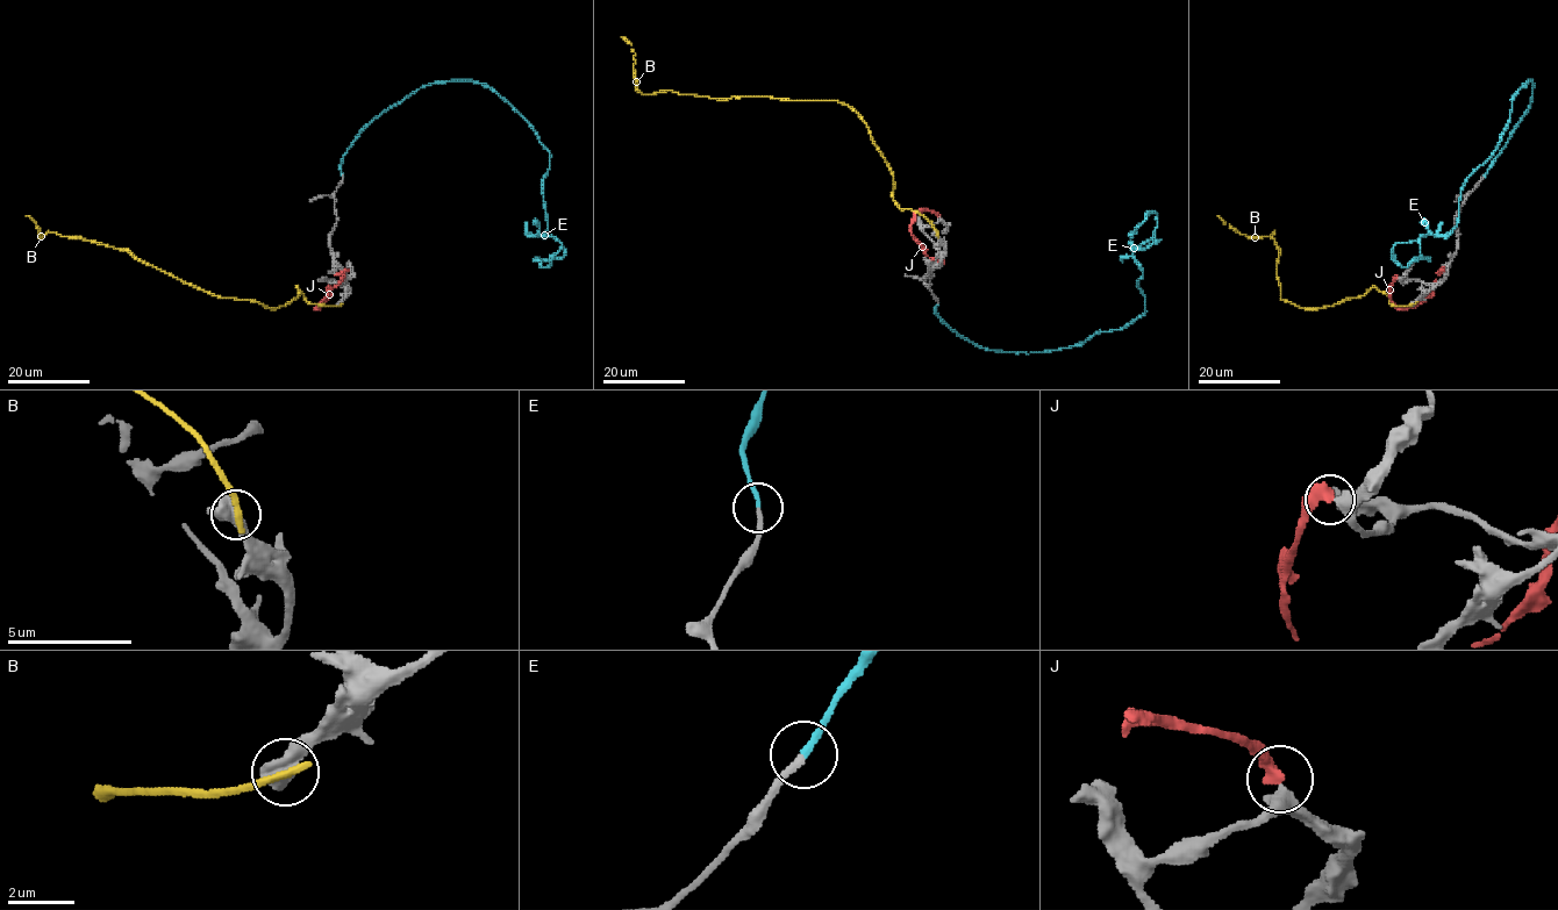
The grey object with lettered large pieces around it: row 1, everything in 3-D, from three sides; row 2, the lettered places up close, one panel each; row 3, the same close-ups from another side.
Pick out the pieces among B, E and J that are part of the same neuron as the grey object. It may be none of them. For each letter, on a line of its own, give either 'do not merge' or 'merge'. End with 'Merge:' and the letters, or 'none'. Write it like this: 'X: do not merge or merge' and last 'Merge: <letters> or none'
B: do not merge
E: merge
J: do not merge
Merge: E

